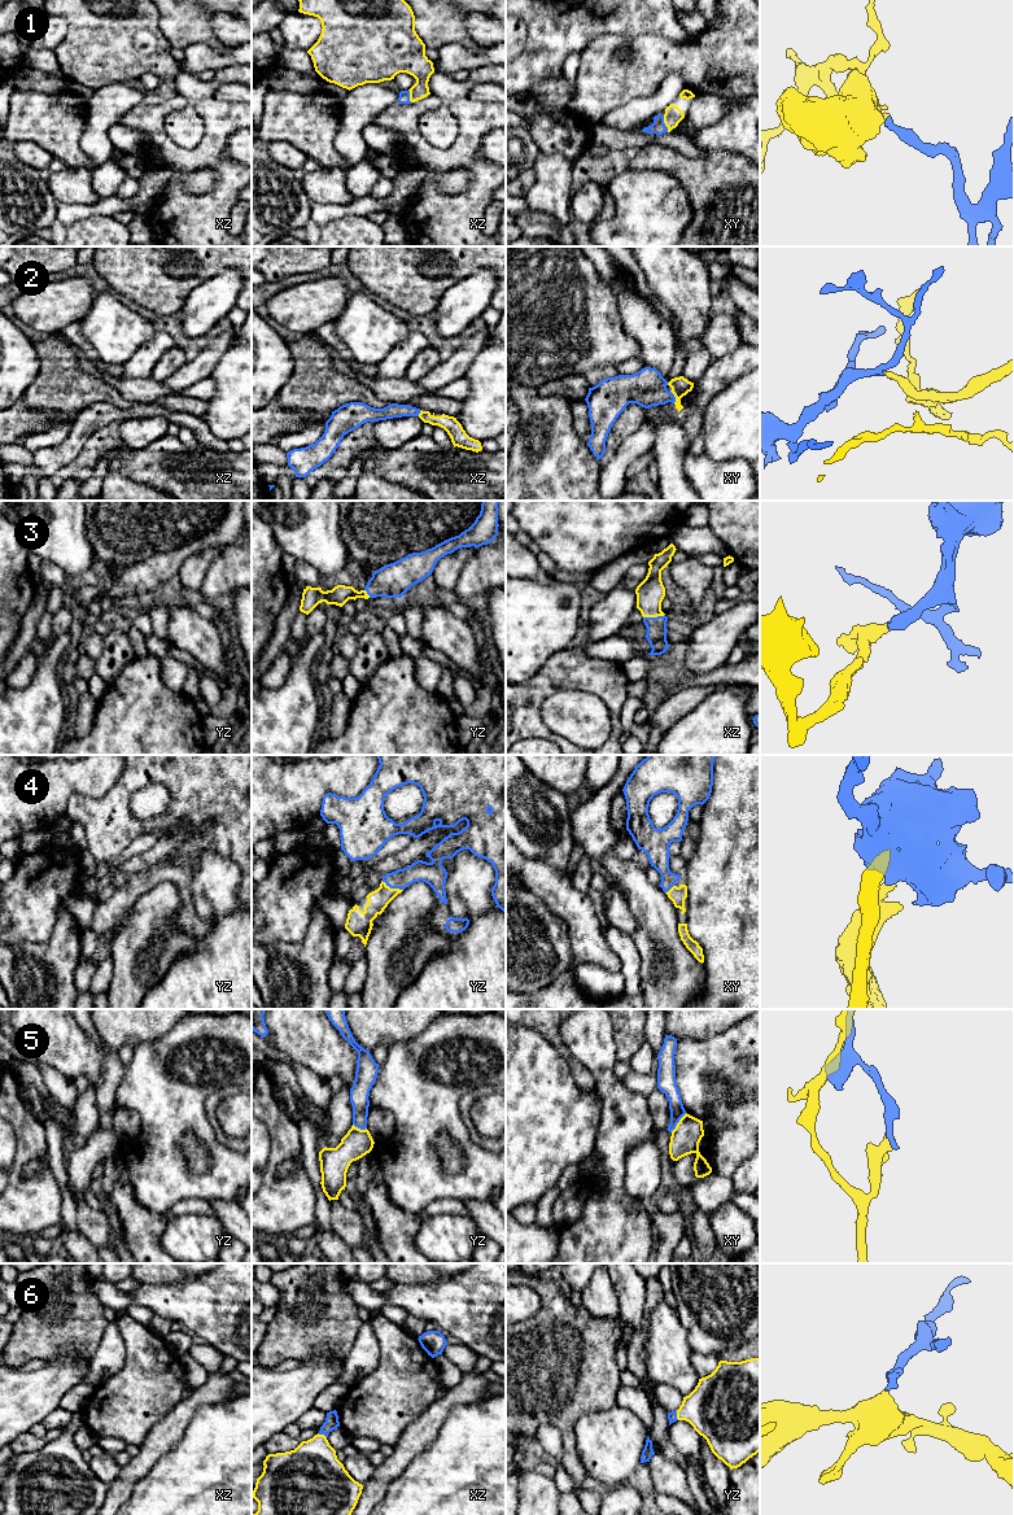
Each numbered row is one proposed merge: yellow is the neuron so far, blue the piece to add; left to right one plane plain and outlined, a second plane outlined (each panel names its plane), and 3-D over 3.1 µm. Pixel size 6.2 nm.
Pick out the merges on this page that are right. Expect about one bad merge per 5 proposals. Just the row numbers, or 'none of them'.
1, 2, 3, 4, 6

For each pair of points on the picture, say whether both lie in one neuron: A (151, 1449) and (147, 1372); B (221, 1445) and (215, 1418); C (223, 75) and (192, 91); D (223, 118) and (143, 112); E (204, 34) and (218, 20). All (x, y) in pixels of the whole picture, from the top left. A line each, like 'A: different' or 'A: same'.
A: different
B: same
C: same
D: same
E: different

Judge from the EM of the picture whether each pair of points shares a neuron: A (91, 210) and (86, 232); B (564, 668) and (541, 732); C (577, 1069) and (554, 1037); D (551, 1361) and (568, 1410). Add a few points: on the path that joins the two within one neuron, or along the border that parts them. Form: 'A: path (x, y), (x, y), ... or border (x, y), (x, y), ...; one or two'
A: border (113, 215), (91, 215), (75, 221), (68, 227); two
B: path (547, 682), (533, 697), (533, 715); one
C: path (572, 1061), (559, 1044); one
D: path (554, 1372), (560, 1398); one

